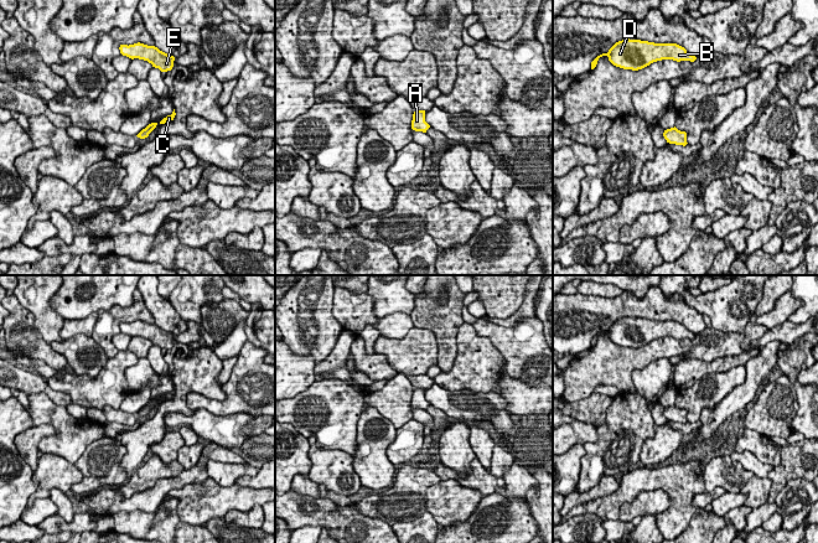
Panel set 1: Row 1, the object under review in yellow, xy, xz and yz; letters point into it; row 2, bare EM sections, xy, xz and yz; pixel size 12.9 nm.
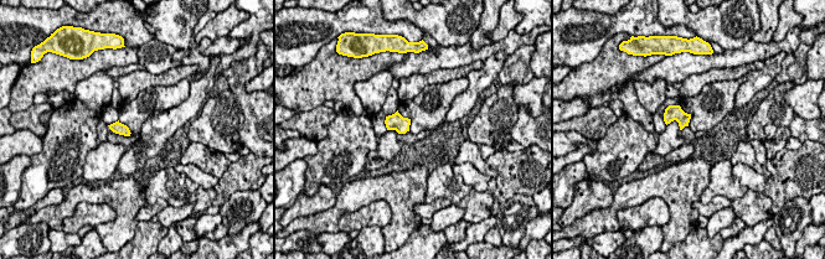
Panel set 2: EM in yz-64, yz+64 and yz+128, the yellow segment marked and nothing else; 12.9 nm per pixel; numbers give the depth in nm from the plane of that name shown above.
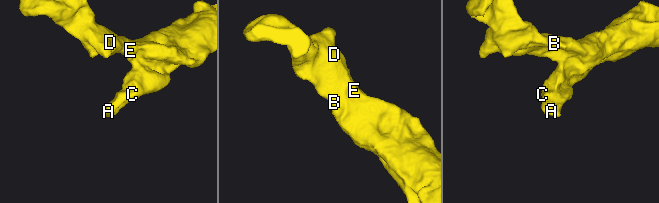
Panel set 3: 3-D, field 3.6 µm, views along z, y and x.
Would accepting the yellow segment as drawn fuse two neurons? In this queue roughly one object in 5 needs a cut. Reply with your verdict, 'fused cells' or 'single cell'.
single cell

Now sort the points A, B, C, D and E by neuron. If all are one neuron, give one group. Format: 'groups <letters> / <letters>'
groups A B C D E

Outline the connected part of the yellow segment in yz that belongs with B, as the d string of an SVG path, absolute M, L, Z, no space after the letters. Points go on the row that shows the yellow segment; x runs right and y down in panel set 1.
M625 38L616 42L607 53L597 56L591 62L591 69L597 64L600 57L607 56L609 61L620 68L638 71L653 62L662 60L673 60L677 62L697 60L695 56L677 43L654 43L641 40Z

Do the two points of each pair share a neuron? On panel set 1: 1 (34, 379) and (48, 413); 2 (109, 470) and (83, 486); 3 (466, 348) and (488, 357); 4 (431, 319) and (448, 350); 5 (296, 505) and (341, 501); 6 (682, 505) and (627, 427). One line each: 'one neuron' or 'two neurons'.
1: two neurons
2: one neuron
3: one neuron
4: one neuron
5: two neurons
6: two neurons

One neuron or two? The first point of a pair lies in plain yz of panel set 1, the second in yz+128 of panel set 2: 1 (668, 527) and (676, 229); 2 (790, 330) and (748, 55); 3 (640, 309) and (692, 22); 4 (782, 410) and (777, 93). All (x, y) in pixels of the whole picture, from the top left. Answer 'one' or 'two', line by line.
1: one
2: one
3: two
4: one

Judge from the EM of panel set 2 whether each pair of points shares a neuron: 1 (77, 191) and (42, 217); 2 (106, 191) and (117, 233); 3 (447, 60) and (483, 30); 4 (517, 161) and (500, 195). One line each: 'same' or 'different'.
1: same
2: same
3: different
4: same

